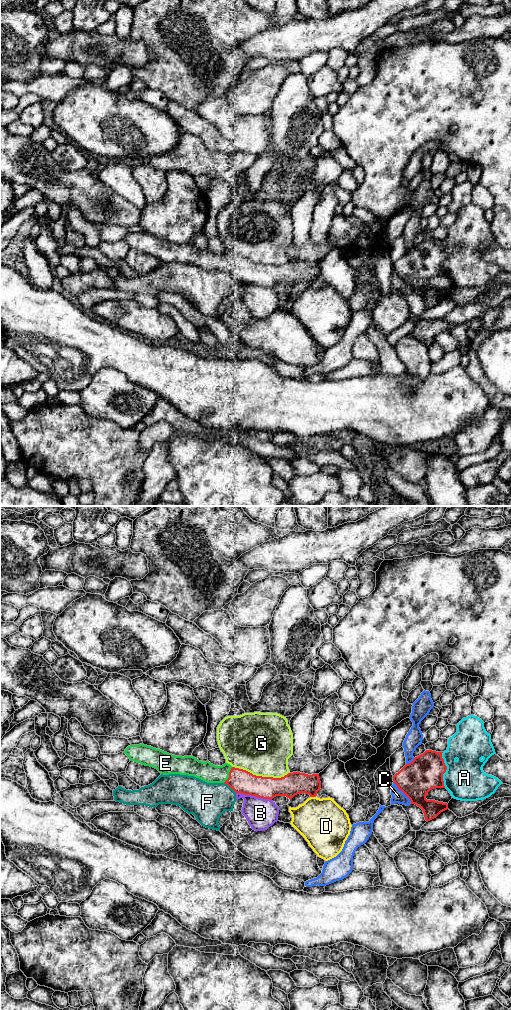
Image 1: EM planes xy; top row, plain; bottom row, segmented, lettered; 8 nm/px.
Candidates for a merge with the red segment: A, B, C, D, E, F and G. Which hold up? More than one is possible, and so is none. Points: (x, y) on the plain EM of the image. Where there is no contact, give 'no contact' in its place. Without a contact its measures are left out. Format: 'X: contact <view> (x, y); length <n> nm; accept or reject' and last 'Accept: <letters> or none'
A: contact xy (446, 257); length 280 nm; reject
B: contact xy (254, 283); length 300 nm; reject
C: contact xy (403, 280); length 220 nm; reject
D: contact xy (313, 284); length 50 nm; reject
E: contact xy (229, 263); length 150 nm; accept
F: contact xy (230, 275); length 130 nm; reject
G: contact xy (261, 264); length 460 nm; reject
Accept: E

